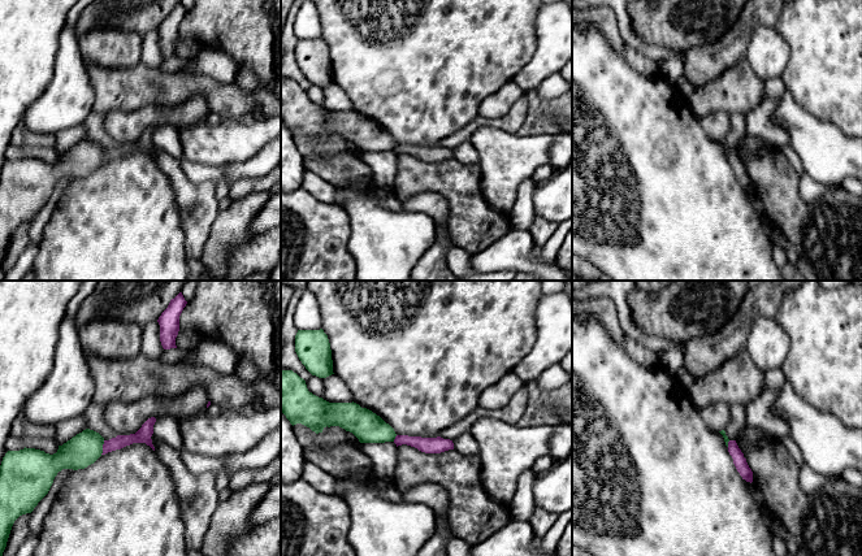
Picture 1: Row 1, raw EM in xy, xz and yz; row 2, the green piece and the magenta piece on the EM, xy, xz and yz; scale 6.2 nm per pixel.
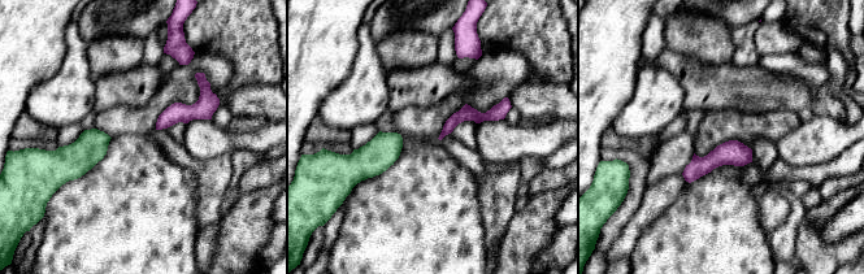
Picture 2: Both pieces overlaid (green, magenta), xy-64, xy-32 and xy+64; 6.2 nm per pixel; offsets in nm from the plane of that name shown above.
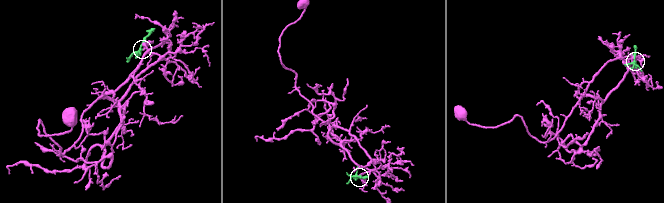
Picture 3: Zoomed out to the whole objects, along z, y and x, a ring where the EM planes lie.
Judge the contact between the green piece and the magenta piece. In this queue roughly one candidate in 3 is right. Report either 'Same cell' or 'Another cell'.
Another cell

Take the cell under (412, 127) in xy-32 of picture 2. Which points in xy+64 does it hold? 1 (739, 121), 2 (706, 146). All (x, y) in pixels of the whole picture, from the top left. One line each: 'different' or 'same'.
1: same
2: same

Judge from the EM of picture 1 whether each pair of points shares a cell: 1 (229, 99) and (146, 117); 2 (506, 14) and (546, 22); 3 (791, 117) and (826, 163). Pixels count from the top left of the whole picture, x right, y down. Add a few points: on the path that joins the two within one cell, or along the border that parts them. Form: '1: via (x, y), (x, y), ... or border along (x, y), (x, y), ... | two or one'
1: border along (176, 107), (200, 92), (209, 109) | two
2: border along (538, 13), (535, 21), (535, 51) | two
3: via (802, 129), (824, 151) | one

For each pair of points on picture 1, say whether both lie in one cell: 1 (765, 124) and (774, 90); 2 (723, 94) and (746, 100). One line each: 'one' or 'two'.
1: one
2: one

